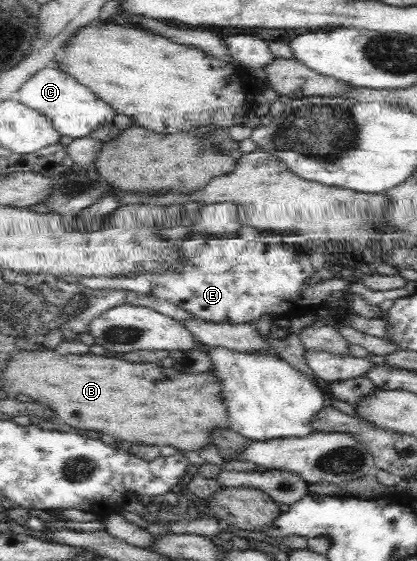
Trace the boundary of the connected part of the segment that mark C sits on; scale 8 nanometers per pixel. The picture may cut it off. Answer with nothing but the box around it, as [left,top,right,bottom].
[17,65,116,139]

